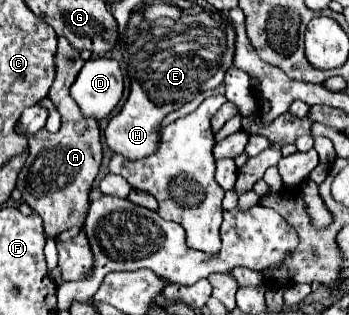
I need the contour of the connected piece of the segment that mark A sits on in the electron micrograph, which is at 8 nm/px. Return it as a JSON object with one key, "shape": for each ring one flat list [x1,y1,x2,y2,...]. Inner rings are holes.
{"shape":[[58,37,58,53,56,53,56,79,50,87,48,97,56,103,58,113,62,115,62,127,58,133,48,133,40,129,36,137,26,137,30,147,30,157,20,173,18,191,22,199,44,219,44,231,48,239,56,239,62,231,84,225,84,217,88,211,88,195,94,177,98,175,98,167,102,161,102,145,100,145,100,129,94,119,84,119,80,107,70,95,72,81,76,73,82,69,84,59,78,49,74,49,64,37]]}

